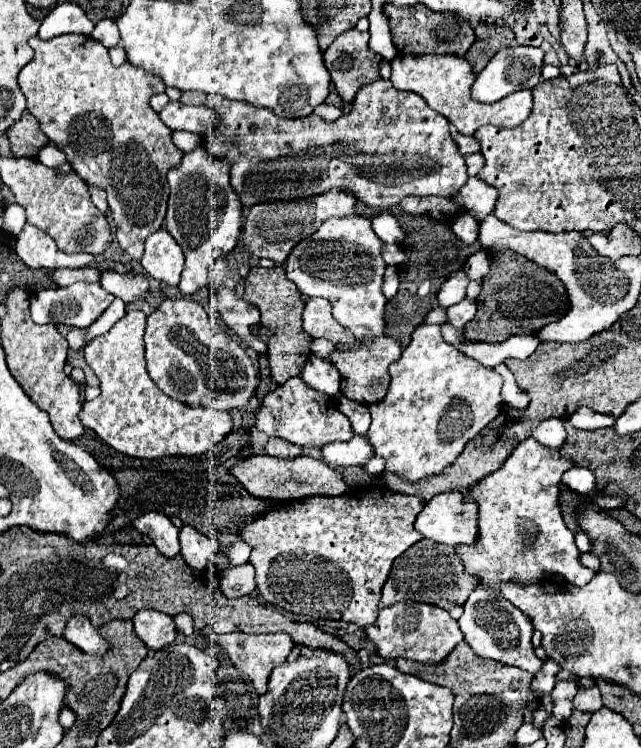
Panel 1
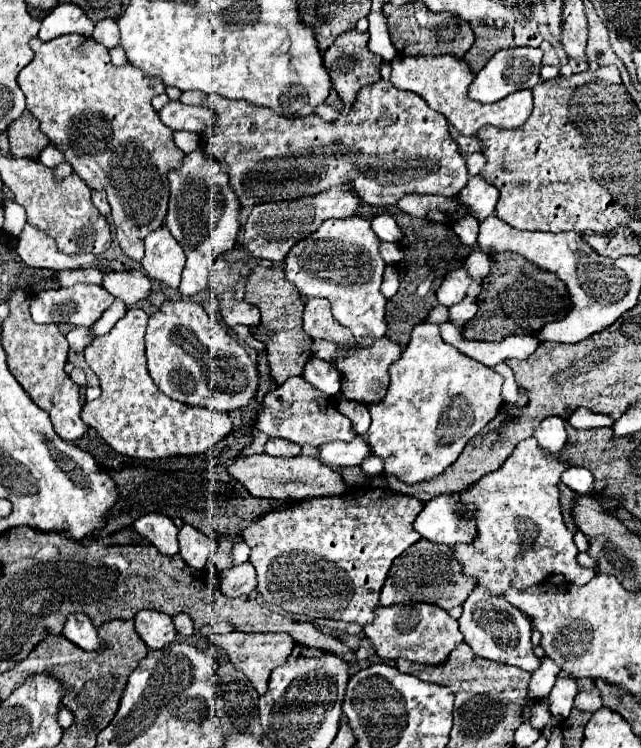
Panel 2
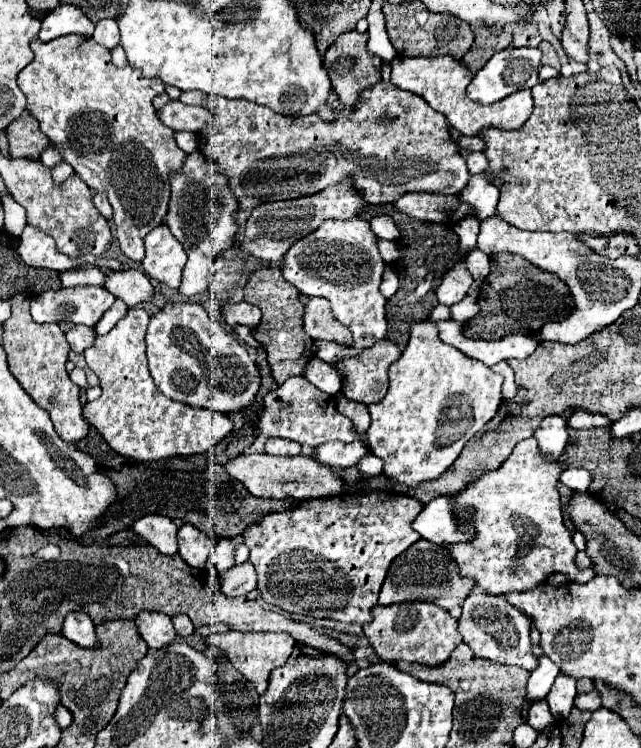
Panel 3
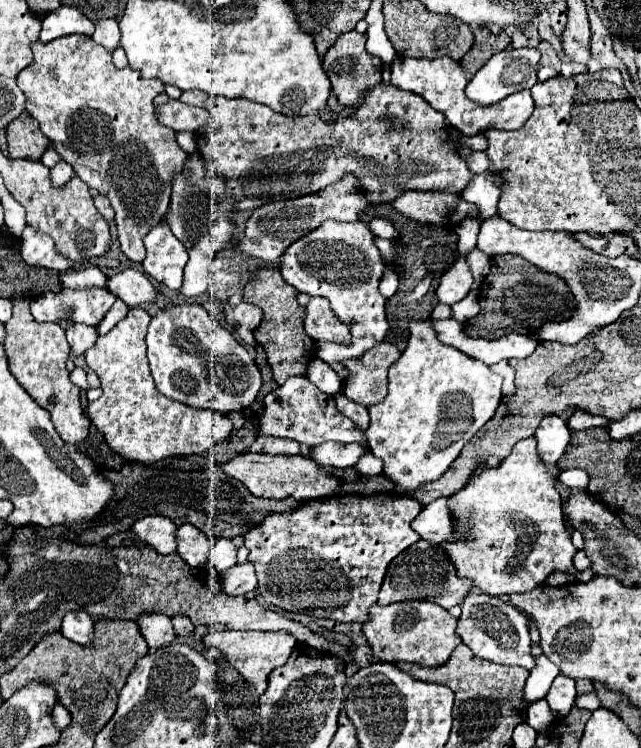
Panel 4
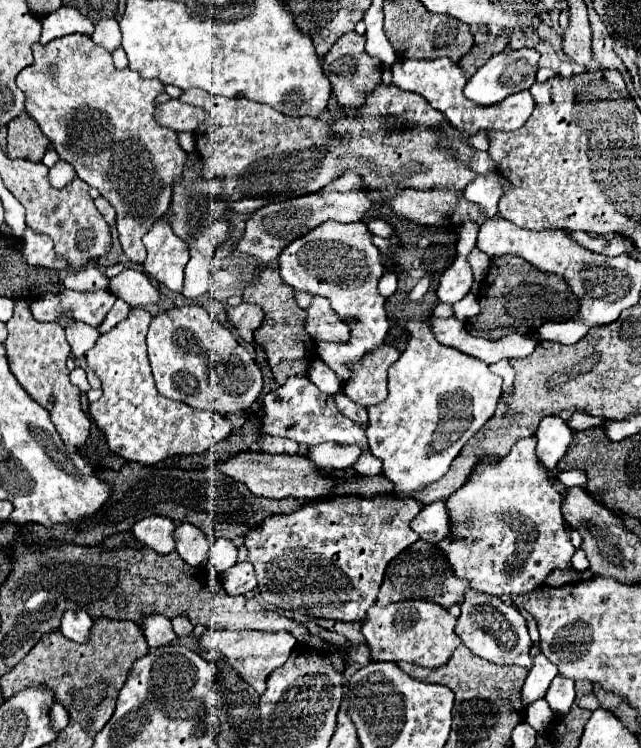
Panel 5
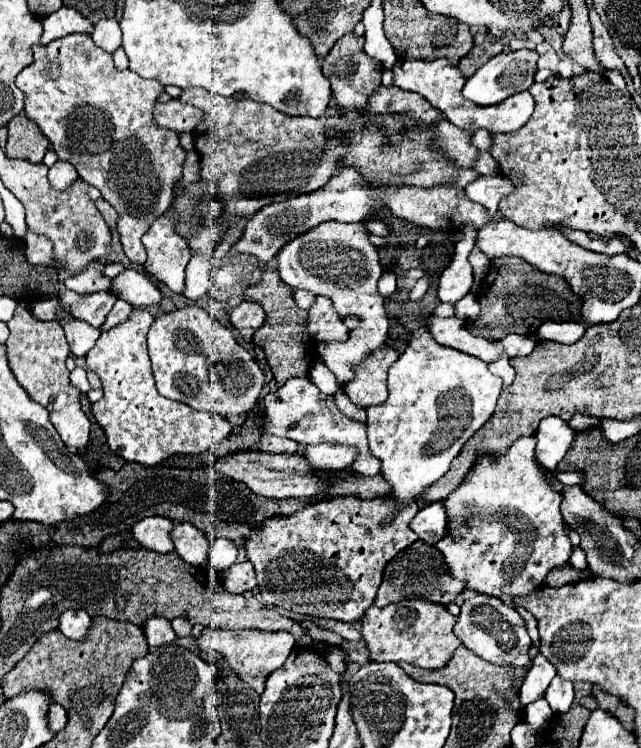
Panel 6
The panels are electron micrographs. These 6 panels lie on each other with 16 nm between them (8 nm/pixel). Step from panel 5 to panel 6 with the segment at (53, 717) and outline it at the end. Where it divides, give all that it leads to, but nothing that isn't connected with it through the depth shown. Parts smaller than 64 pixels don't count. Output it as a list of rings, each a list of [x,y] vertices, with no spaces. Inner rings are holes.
[[[50,704],[48,708],[48,730],[60,732],[66,726],[66,710],[60,704]]]

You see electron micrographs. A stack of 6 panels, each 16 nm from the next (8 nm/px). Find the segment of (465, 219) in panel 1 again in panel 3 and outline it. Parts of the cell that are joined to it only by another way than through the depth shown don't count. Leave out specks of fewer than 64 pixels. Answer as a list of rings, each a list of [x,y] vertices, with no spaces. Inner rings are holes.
[[[464,218],[460,220],[460,224],[456,224],[454,232],[460,238],[460,250],[466,254],[468,250],[472,250],[476,246],[476,236],[478,236],[478,226],[480,222],[476,218]]]

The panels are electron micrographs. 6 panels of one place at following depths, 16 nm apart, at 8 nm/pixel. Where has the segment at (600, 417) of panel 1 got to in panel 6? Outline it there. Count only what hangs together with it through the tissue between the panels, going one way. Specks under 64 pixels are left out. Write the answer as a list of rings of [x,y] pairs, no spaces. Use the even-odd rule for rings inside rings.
[[[577,413],[572,417],[572,420],[570,420],[568,424],[572,429],[580,432],[580,430],[586,430],[586,428],[590,428],[590,426],[596,426],[596,424],[598,424],[598,418],[582,416],[582,414]]]

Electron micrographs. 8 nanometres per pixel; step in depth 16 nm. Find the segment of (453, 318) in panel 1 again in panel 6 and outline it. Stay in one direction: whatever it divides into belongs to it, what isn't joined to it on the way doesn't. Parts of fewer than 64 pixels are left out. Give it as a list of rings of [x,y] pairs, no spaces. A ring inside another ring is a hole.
[[[466,294],[462,300],[456,302],[456,316],[462,320],[476,316],[476,310],[480,310],[480,306],[478,306],[476,296],[472,296],[472,294]]]

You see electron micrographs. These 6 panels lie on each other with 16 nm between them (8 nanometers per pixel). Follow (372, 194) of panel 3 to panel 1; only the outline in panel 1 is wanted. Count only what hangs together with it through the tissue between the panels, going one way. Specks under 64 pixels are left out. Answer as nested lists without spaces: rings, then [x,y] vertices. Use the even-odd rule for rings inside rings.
[[[376,80],[360,88],[354,104],[350,106],[350,112],[334,122],[324,122],[316,114],[288,120],[276,116],[270,108],[252,106],[240,100],[228,100],[224,96],[210,96],[198,90],[182,92],[180,102],[204,104],[218,114],[218,126],[214,128],[216,138],[206,140],[206,148],[212,156],[230,164],[230,184],[246,208],[264,202],[264,192],[268,192],[268,186],[276,186],[280,190],[284,184],[294,184],[292,190],[296,192],[296,198],[316,196],[328,188],[342,186],[370,208],[386,210],[390,206],[398,206],[400,198],[408,194],[450,198],[468,180],[466,162],[450,134],[450,122],[442,114],[434,112],[424,102],[424,98],[412,92],[396,90],[388,80]]]

